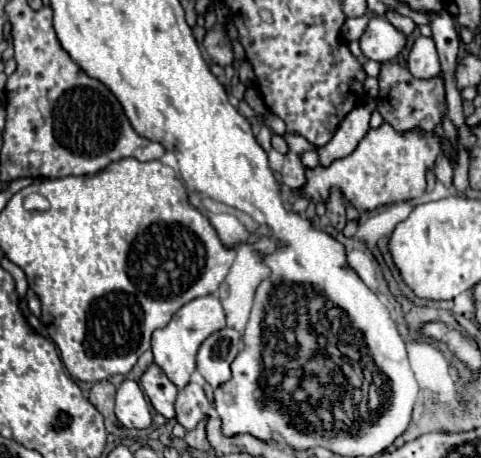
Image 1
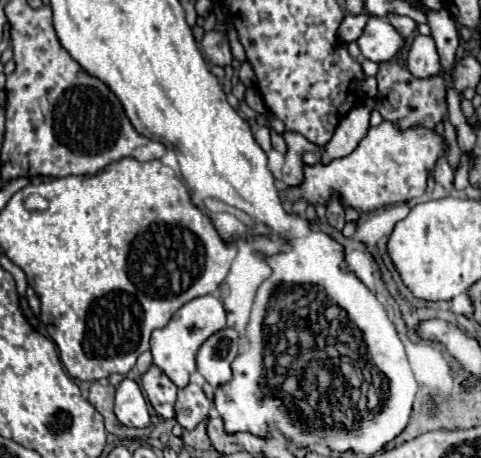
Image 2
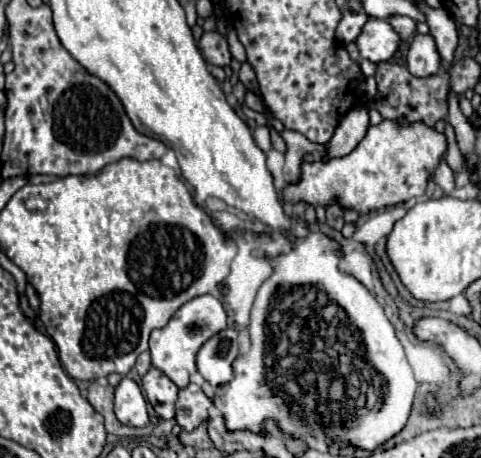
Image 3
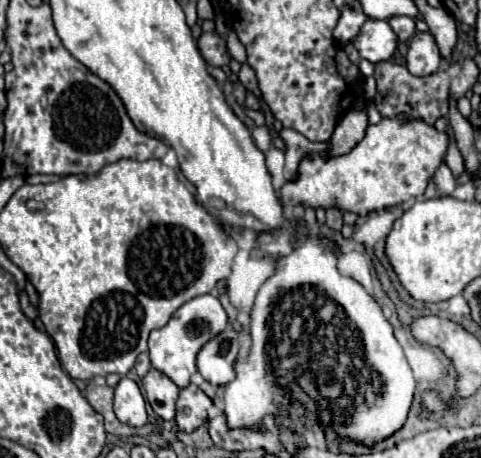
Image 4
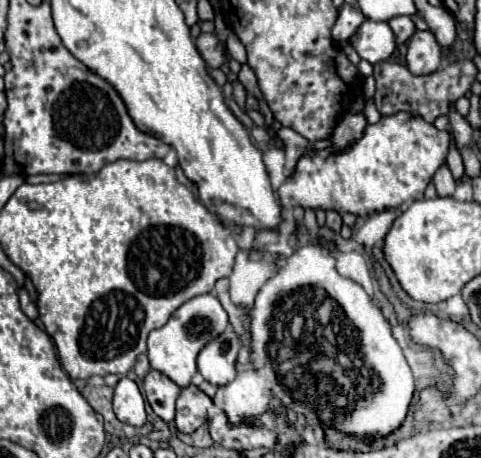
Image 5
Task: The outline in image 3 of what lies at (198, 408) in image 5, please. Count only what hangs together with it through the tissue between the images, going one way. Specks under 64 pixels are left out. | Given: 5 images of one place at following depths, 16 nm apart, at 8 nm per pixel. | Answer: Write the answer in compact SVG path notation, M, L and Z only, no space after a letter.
M188 384L178 392L176 400L176 422L182 426L182 430L190 432L194 430L200 422L208 418L212 402L206 398L202 388L198 384Z

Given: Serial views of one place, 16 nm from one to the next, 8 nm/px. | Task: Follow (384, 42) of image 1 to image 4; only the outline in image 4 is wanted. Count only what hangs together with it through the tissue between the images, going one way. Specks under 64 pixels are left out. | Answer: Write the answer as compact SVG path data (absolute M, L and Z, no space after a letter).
M366 20L360 34L354 38L360 56L370 62L390 60L398 48L398 36L386 20Z

